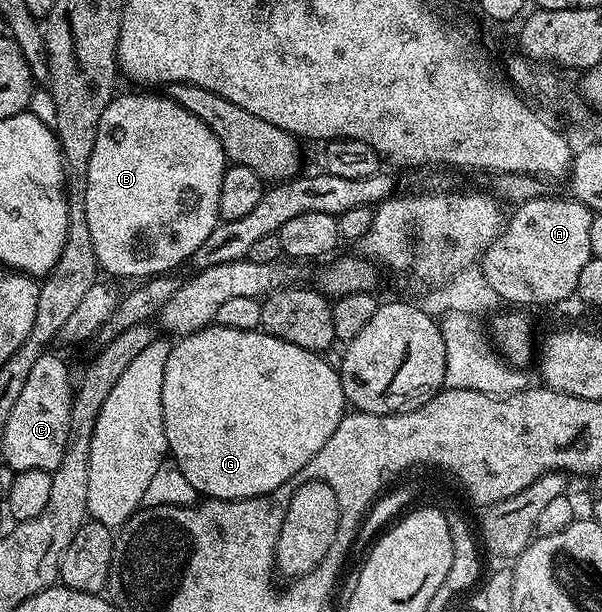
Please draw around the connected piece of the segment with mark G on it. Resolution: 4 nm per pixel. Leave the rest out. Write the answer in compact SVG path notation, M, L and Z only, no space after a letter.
M214 323L207 328L191 333L187 337L178 338L171 345L169 359L165 363L165 379L161 383L161 411L165 423L165 435L169 457L175 461L183 475L195 488L196 494L216 501L236 501L237 499L249 499L250 497L264 497L273 492L281 483L293 479L325 443L329 443L329 435L337 431L337 423L345 415L348 408L347 400L341 387L339 370L334 364L327 362L326 356L305 351L305 347L297 347L293 343L285 343L285 339L277 339L273 335L250 329L249 331L233 331L229 327L221 327Z

